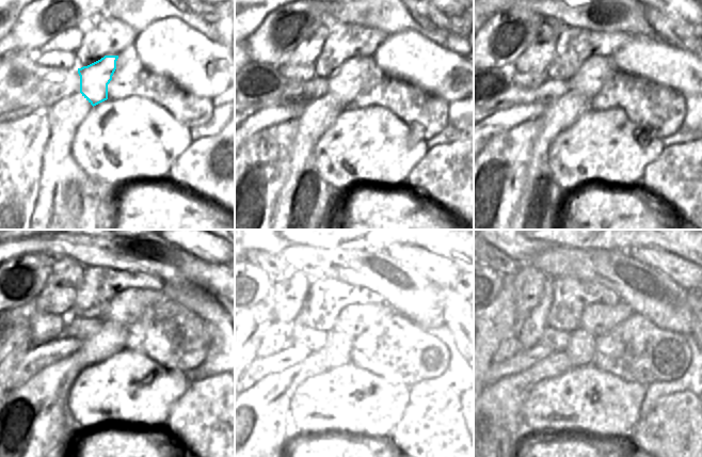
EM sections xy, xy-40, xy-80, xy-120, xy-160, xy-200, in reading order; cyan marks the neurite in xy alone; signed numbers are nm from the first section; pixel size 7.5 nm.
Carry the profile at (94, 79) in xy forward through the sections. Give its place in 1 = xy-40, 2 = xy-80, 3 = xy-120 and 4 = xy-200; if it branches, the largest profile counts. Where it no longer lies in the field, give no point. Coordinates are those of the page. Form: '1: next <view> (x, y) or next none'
1: next xy-40 (347, 82)
2: next xy-80 (597, 69)
3: next xy-120 (124, 309)
4: next xy-200 (599, 319)

